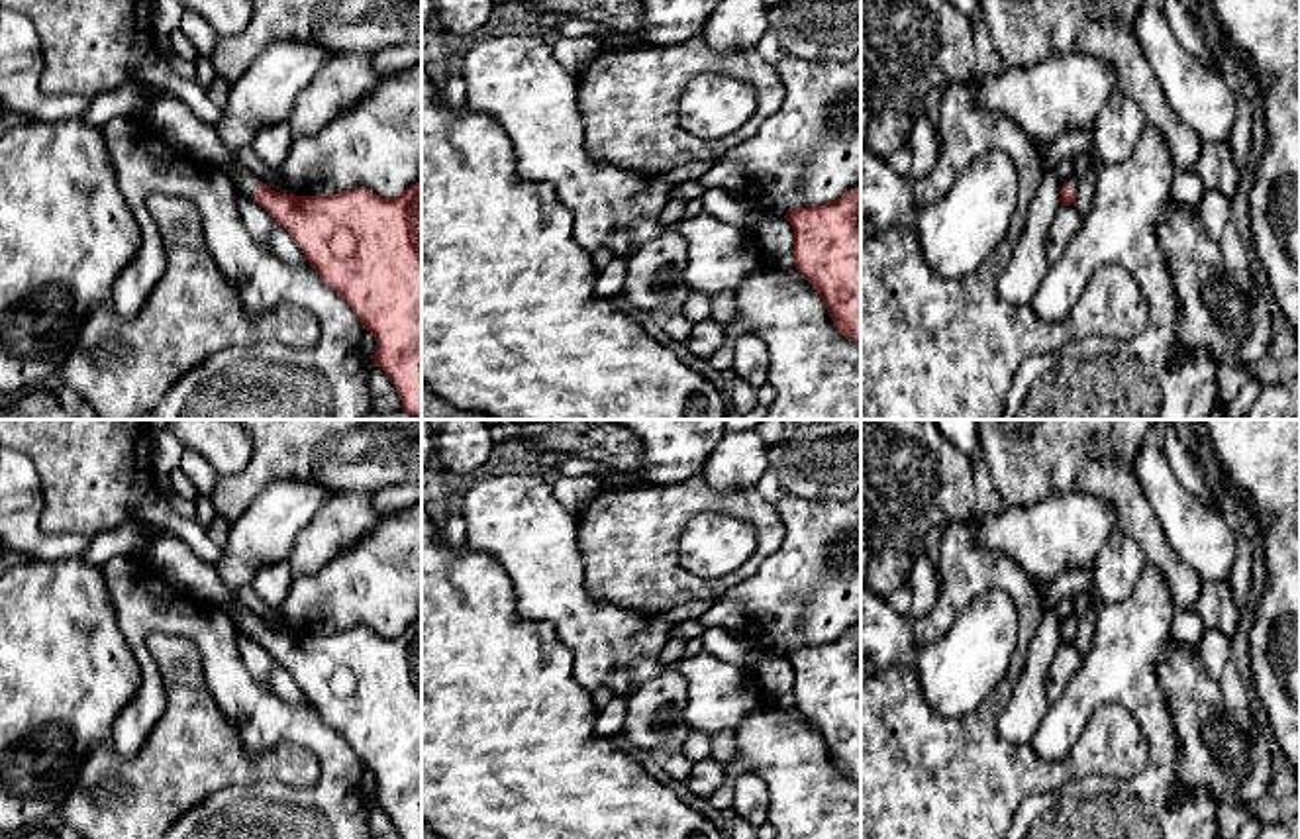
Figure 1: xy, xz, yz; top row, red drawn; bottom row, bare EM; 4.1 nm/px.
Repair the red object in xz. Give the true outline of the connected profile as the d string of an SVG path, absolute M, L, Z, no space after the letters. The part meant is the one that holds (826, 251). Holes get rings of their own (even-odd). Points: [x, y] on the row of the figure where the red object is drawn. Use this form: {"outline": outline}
{"outline": "M861 186L825 206L790 210L794 267L822 296L837 331L861 341Z"}

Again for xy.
{"outline": "M169 92L157 94L145 120L178 153L227 174L302 249L322 282L355 312L376 341L375 367L394 384L402 410L422 420L422 182L398 198L380 198L355 188L333 196L294 196L271 190L261 178L229 157L214 125L202 122L188 104Z"}

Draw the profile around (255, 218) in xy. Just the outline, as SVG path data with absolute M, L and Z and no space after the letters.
M237 192L237 206L249 233L271 251L271 235L276 225L275 220L245 192Z

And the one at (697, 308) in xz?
M690 292L682 306L682 316L692 323L712 318L712 296L702 292Z

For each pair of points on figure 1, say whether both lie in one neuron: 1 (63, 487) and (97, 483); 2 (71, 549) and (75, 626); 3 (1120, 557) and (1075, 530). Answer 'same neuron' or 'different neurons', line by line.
1: same neuron
2: different neurons
3: different neurons

